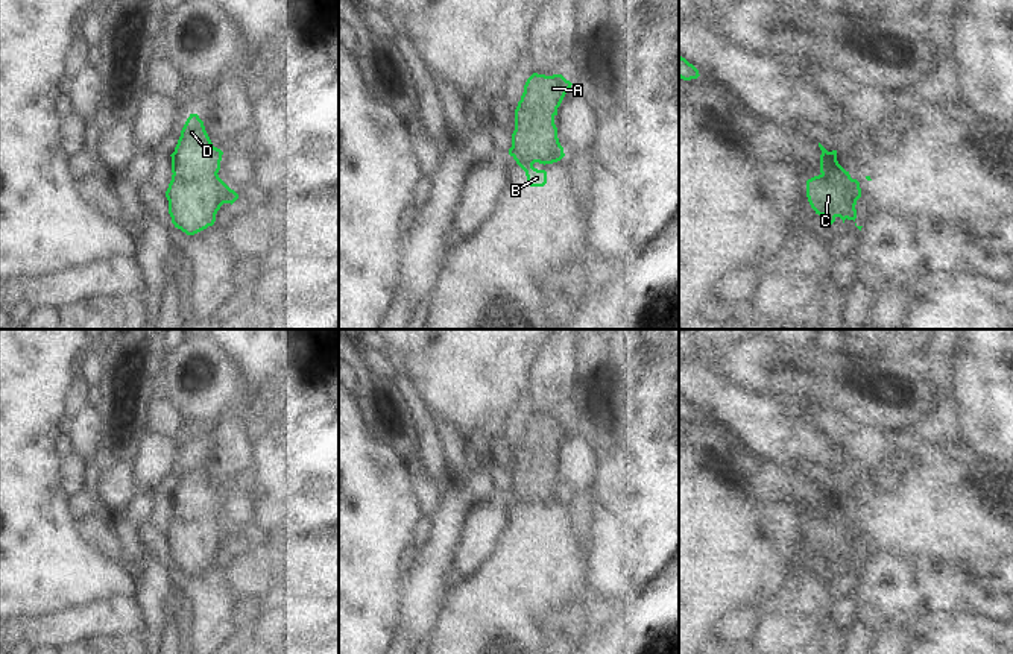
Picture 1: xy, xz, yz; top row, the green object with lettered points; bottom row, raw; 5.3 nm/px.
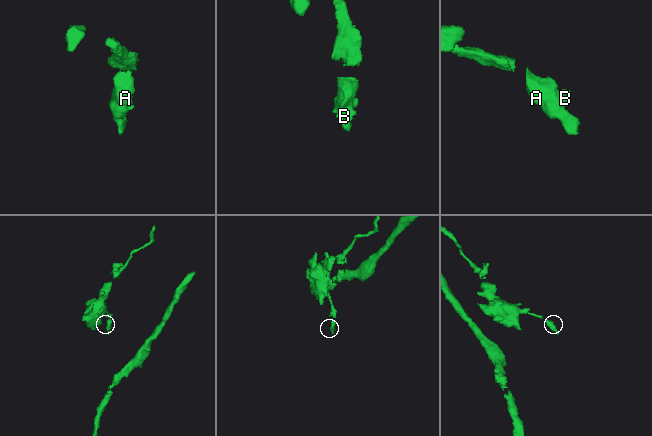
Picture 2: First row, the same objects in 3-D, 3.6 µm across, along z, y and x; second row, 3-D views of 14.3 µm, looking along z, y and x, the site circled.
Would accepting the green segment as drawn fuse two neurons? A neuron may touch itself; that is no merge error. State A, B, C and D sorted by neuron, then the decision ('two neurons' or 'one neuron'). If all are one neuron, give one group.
A B C D | one neuron

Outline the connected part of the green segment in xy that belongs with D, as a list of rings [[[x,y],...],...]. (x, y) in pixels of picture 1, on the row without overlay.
[[[190,454],[170,495],[173,514],[166,531],[172,563],[187,575],[213,566],[220,546],[238,539],[217,514],[222,495],[199,455]]]

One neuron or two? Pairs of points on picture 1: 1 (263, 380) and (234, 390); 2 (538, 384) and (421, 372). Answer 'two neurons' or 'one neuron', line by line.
1: two neurons
2: two neurons

